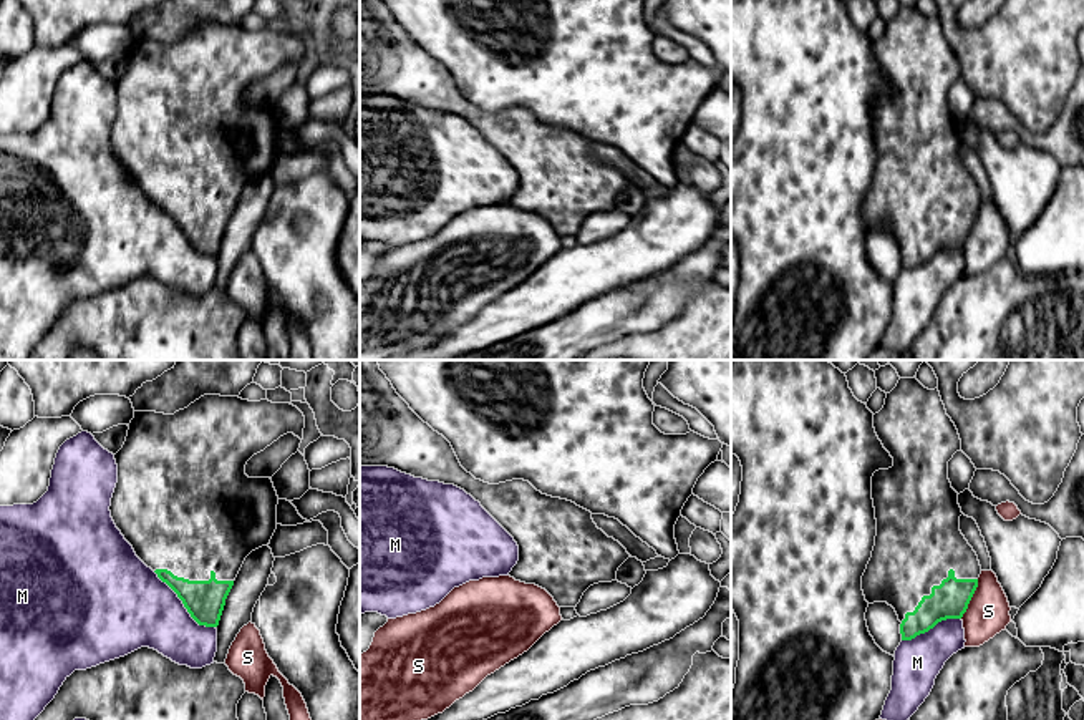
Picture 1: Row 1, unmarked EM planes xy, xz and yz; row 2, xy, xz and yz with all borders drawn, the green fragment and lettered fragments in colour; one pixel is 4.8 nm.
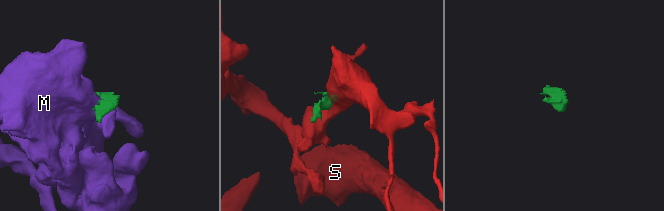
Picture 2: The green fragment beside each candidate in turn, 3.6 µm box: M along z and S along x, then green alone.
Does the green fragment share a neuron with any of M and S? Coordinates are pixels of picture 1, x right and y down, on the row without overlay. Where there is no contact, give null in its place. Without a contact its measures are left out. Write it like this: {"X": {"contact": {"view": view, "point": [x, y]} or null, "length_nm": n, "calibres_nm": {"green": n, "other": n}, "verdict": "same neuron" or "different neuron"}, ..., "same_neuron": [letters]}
{"M": {"contact": {"view": "xy", "point": [184, 234]}, "length_nm": 400, "calibres_nm": {"green": 190, "other": 380}, "verdict": "different neuron"}, "S": {"contact": {"view": "yz", "point": [970, 228]}, "length_nm": 220, "calibres_nm": {"green": 180, "other": 200}, "verdict": "different neuron"}, "same_neuron": []}

